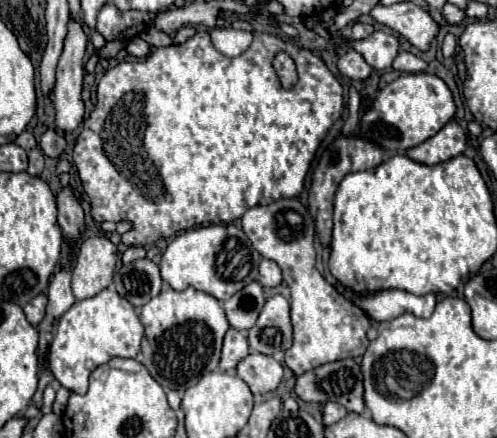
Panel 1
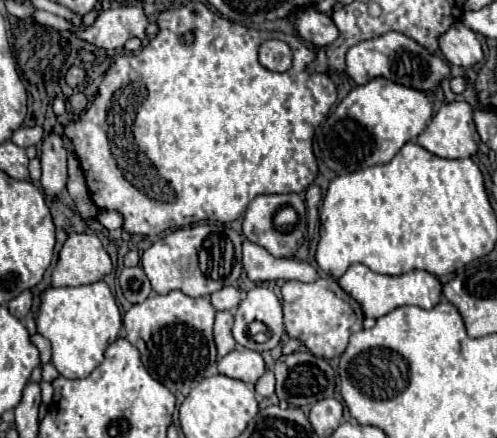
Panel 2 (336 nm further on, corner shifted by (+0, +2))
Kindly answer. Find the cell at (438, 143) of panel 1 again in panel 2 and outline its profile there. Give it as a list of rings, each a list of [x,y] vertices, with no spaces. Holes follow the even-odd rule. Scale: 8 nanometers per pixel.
[[[449,102],[433,116],[417,138],[419,146],[439,158],[469,158],[479,148],[473,110],[467,102]]]

